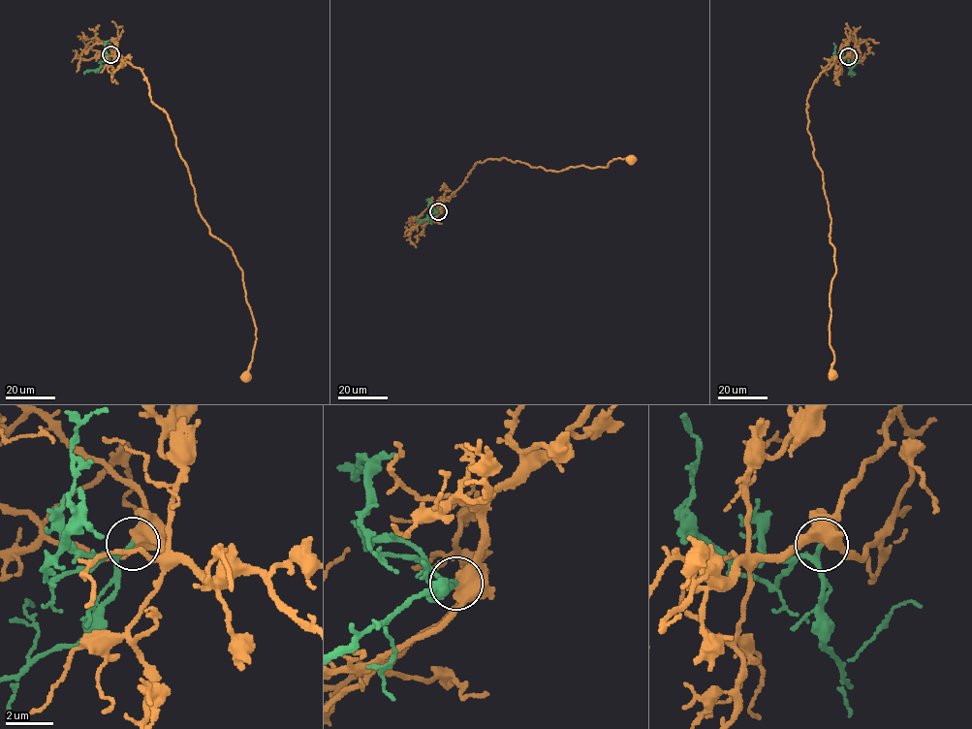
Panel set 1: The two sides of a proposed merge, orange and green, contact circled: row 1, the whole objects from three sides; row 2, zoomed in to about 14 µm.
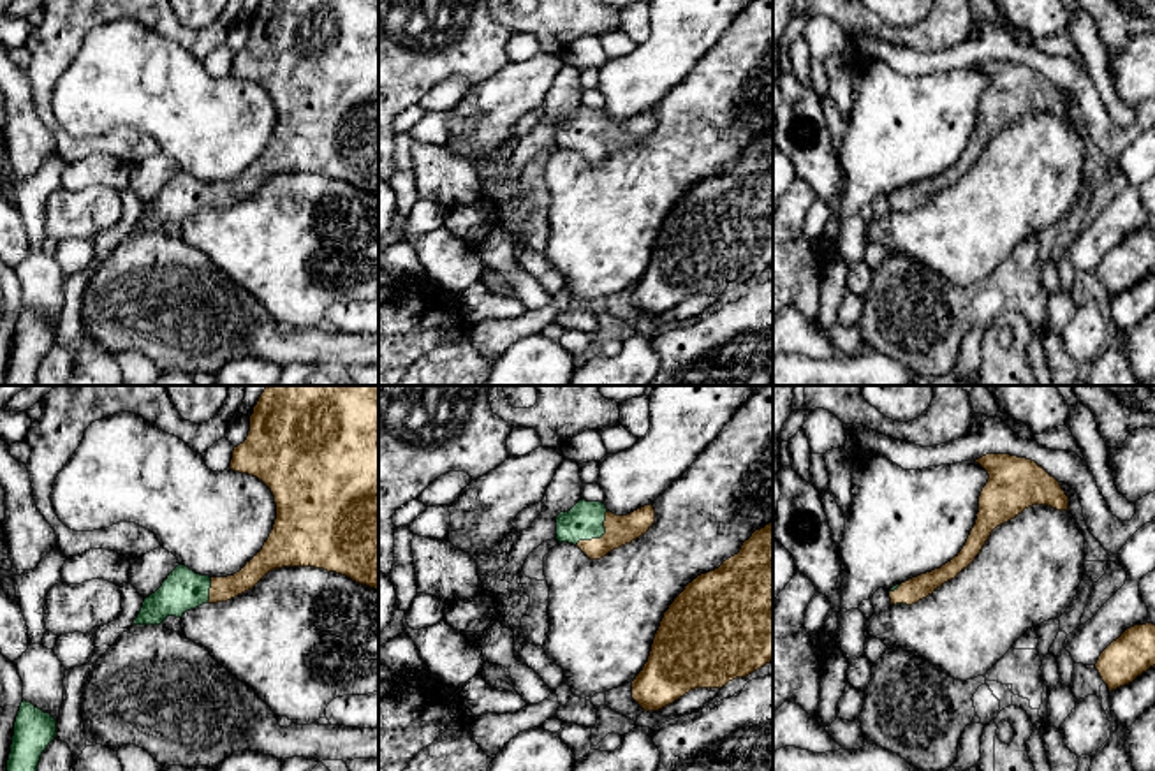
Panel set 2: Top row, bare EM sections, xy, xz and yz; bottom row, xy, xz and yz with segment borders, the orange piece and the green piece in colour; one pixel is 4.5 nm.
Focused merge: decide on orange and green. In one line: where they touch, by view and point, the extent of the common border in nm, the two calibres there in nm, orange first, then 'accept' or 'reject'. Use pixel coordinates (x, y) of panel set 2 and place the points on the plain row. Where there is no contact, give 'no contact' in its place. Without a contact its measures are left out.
xz (601, 143) | 220 nm | 140/170 nm | accept

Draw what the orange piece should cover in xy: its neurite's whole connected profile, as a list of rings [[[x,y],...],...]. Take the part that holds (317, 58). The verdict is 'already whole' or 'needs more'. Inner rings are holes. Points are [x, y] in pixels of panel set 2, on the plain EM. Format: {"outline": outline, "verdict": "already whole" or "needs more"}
{"outline": [[[261,0],[254,19],[250,21],[250,37],[243,49],[234,53],[231,76],[248,79],[262,86],[273,99],[276,109],[276,125],[262,155],[246,171],[227,183],[210,183],[178,171],[162,192],[144,204],[143,213],[132,231],[160,231],[167,222],[181,224],[187,217],[202,209],[227,208],[252,195],[268,178],[282,173],[315,173],[350,183],[359,190],[379,195],[379,0]]], "verdict": "needs more"}

